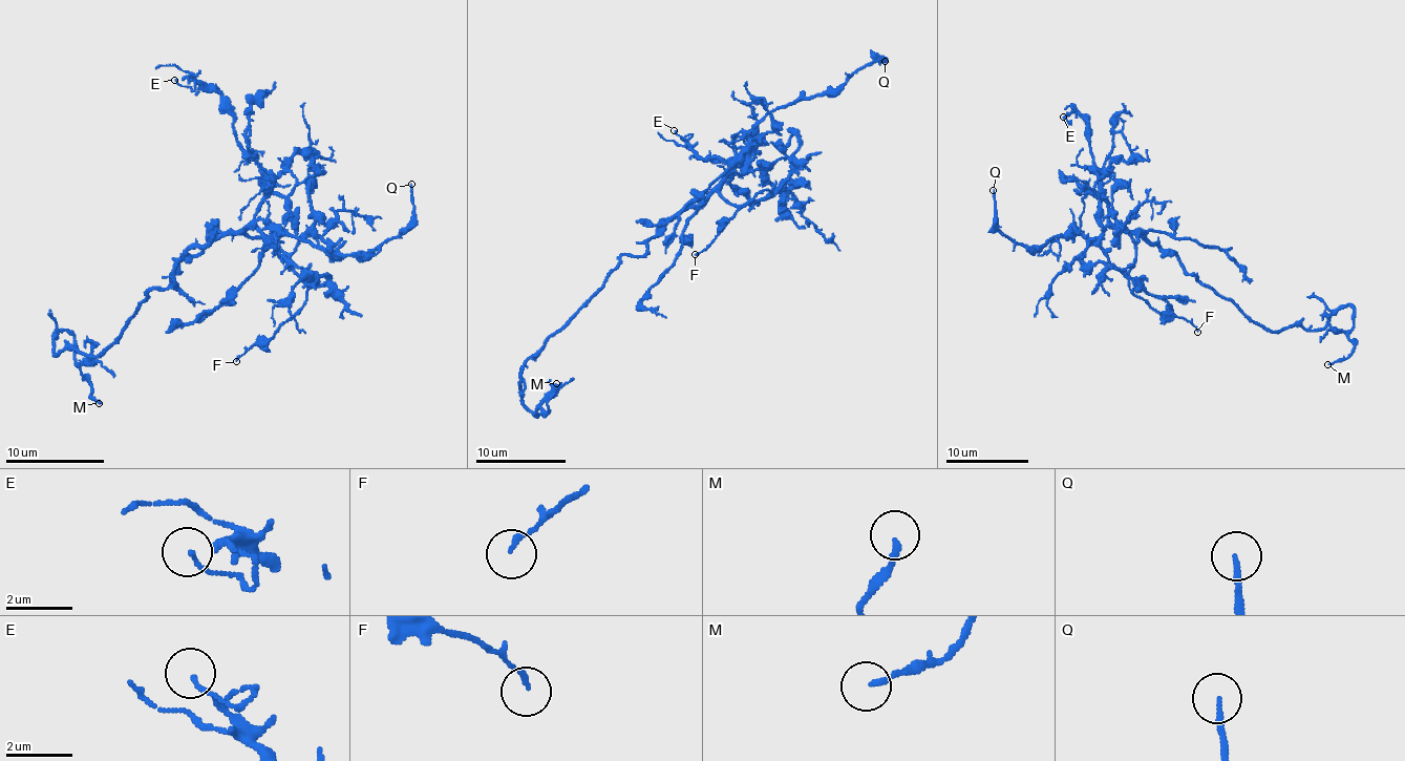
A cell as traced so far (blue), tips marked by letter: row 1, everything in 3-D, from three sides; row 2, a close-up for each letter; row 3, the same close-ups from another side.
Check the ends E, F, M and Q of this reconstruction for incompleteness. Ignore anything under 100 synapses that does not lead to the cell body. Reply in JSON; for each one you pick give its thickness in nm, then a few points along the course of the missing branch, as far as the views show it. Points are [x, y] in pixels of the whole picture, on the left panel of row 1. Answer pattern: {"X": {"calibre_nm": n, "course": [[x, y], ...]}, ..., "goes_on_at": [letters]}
{"Q": {"calibre_nm": 150, "course": [[411, 184], [407, 170], [407, 189], [380, 206], [310, 157], [273, 118], [279, 97]]}, "goes_on_at": ["Q"]}

